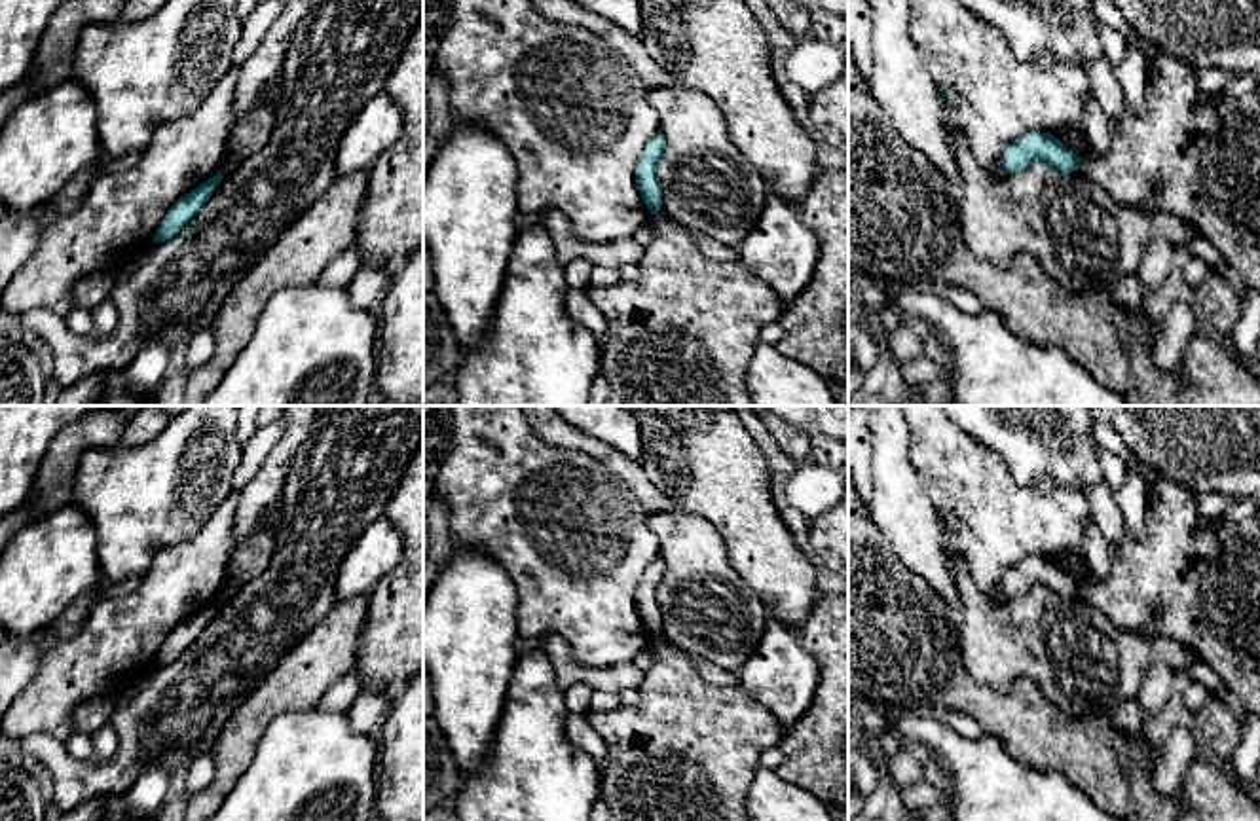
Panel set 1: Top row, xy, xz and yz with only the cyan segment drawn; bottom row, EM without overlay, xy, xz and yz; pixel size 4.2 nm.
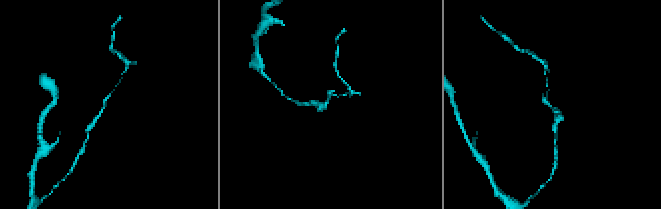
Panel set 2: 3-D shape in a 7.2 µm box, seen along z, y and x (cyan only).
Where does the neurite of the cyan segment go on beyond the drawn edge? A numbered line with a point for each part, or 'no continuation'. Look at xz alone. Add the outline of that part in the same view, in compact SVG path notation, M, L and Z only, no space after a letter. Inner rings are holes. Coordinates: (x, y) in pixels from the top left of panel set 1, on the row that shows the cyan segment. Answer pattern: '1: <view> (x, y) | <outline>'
no continuation

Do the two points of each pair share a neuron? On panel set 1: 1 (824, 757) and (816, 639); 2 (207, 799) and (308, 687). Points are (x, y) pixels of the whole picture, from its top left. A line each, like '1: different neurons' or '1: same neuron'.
1: same neuron
2: same neuron

